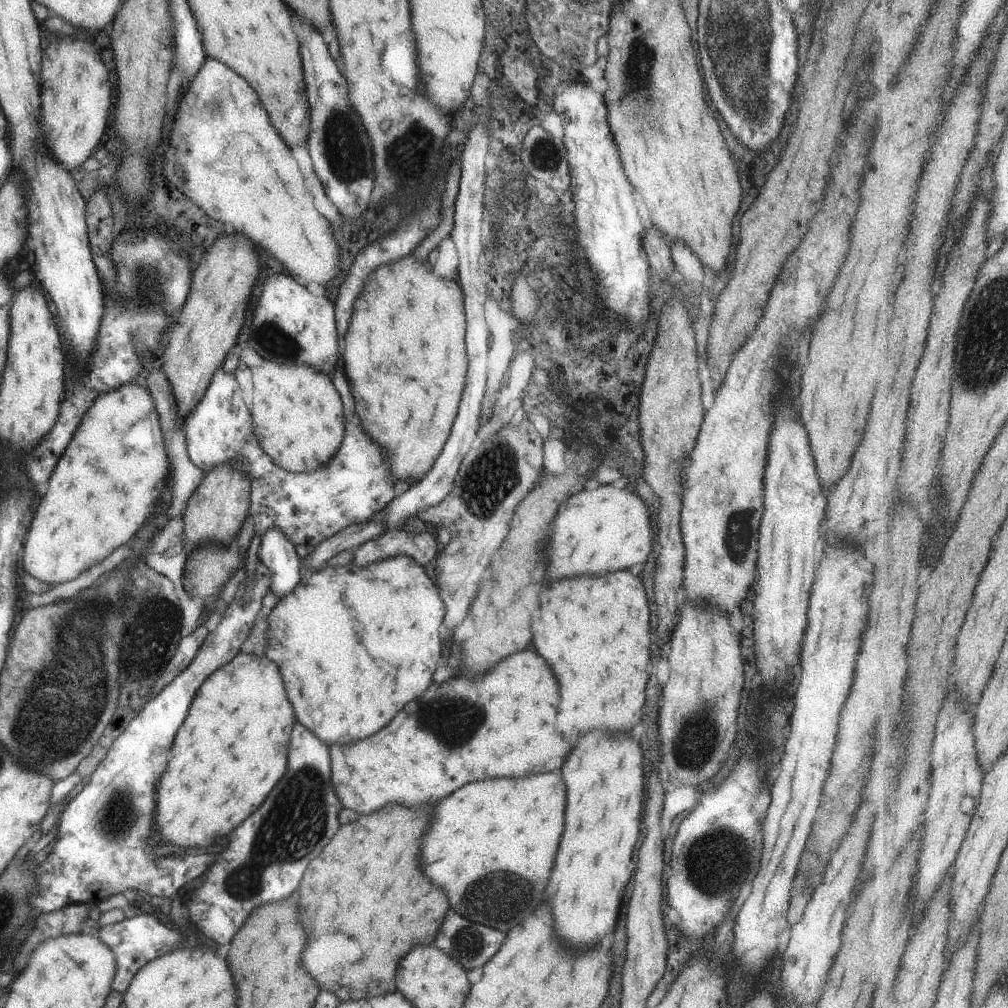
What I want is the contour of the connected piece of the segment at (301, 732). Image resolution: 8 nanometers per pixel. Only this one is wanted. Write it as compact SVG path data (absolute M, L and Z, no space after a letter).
M295 722L290 732L286 769L283 776L267 794L263 804L255 810L255 814L249 814L247 820L243 820L226 834L227 847L214 856L214 861L201 874L203 880L199 886L192 888L189 896L184 896L182 899L187 908L189 920L205 938L217 944L227 944L254 908L289 897L296 890L305 872L305 866L315 856L319 856L321 848L329 842L340 825L338 814L342 806L338 802L330 781L330 774L327 744L322 743L302 724Z

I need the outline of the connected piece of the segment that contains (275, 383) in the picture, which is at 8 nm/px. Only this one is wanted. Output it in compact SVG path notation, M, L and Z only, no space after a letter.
M263 360L261 366L255 366L250 371L250 422L263 452L277 466L290 473L308 473L321 468L337 452L344 435L343 405L340 394L337 394L337 390L331 384L331 378L307 365L285 365L267 360Z

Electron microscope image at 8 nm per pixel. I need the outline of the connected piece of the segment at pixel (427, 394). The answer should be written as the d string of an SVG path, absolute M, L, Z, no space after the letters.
M407 254L391 261L391 264L385 266L376 266L373 274L369 274L365 278L365 286L359 292L361 296L355 300L353 306L353 314L349 320L349 328L345 331L342 341L343 354L342 361L345 362L345 376L351 378L349 380L349 390L351 396L355 398L355 414L361 420L361 428L381 446L382 451L386 454L386 461L390 464L390 473L394 478L394 482L399 485L401 482L417 482L419 478L423 478L429 467L433 464L435 457L439 454L443 443L449 436L450 428L457 414L457 404L459 404L459 396L461 396L461 388L463 388L463 378L465 378L465 370L467 370L467 358L465 358L465 344L463 344L463 332L465 332L465 316L463 316L463 296L459 290L459 284L455 284L453 280L441 280L439 276L435 278L431 270L425 268L423 261L415 259L412 254Z

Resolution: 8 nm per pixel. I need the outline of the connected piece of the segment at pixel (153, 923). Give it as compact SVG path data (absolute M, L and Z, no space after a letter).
M134 913L131 918L123 918L116 923L100 925L94 930L99 940L107 945L114 954L116 969L110 987L113 991L123 994L133 975L146 963L154 958L177 949L180 934L175 929L167 928L157 917Z

